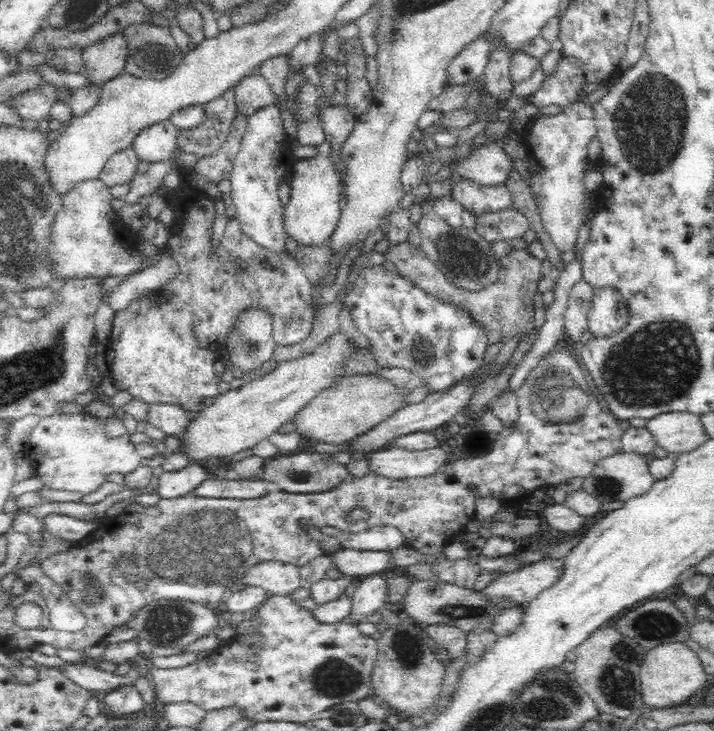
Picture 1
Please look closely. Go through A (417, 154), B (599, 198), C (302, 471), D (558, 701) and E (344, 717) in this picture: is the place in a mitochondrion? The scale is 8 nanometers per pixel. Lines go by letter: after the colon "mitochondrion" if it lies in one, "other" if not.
A: other
B: other
C: mitochondrion
D: mitochondrion
E: mitochondrion

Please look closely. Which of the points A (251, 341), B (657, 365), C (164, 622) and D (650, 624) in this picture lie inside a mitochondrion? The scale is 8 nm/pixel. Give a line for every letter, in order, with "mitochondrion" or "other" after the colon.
A: mitochondrion
B: mitochondrion
C: mitochondrion
D: mitochondrion

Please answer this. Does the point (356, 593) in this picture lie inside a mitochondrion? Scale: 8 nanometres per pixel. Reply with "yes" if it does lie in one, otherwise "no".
no

